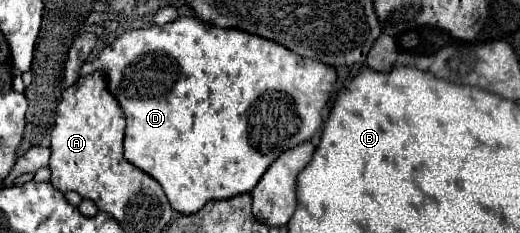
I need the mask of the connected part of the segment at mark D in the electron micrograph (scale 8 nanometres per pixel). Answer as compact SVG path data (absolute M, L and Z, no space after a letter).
M178 17L176 21L166 23L162 27L152 25L146 29L130 29L130 31L122 33L116 39L116 43L112 43L108 47L92 63L96 65L94 71L104 71L106 77L110 77L110 83L108 83L110 91L116 99L120 99L120 105L124 109L124 115L126 115L124 157L128 161L132 161L136 167L140 167L142 171L146 171L148 175L152 175L162 185L172 209L186 213L186 215L202 209L202 205L210 199L228 199L228 197L234 197L240 193L250 193L256 187L256 183L260 181L262 173L270 167L270 163L274 159L278 159L278 155L282 151L292 149L304 141L310 141L316 135L318 125L322 127L322 111L328 105L334 85L338 81L336 69L326 63L296 57L296 53L292 53L284 45L264 39L264 37L256 37L256 35L240 31L240 29L224 29L224 27L216 27L210 23L206 25L204 21L200 21L200 17Z

